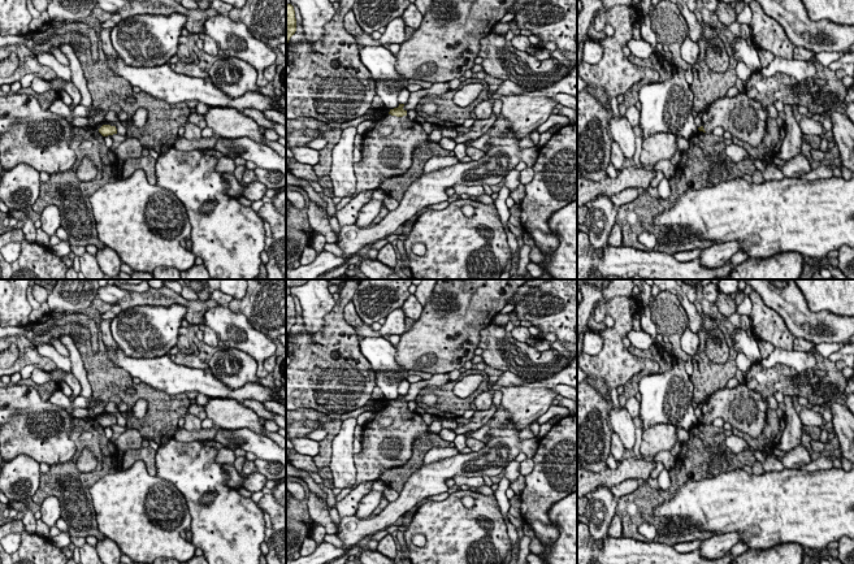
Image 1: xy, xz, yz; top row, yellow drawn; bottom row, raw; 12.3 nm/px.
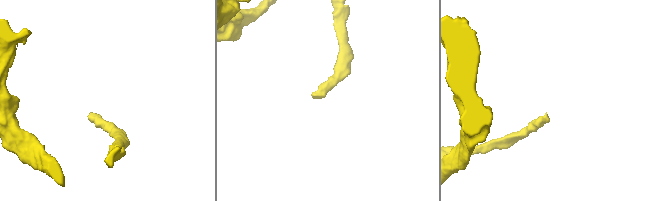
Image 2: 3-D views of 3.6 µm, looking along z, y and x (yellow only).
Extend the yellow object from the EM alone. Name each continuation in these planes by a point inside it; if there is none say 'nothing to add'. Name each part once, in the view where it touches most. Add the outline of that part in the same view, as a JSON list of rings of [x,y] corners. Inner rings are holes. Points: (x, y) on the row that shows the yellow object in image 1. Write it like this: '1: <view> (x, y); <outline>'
1: xz (382, 157); [[[387,114],[376,121],[363,135],[361,160],[354,162],[355,194],[374,191],[383,179],[404,174],[412,166],[415,151],[425,142],[428,134],[421,123],[411,121],[407,116]],[[385,126],[391,126],[393,131],[381,136],[378,129]]]

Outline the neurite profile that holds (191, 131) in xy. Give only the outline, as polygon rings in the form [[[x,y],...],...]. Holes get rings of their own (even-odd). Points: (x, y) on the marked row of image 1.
[[[186,121],[183,127],[185,127],[183,138],[186,138],[187,140],[201,139],[201,129],[198,127],[196,125]]]

